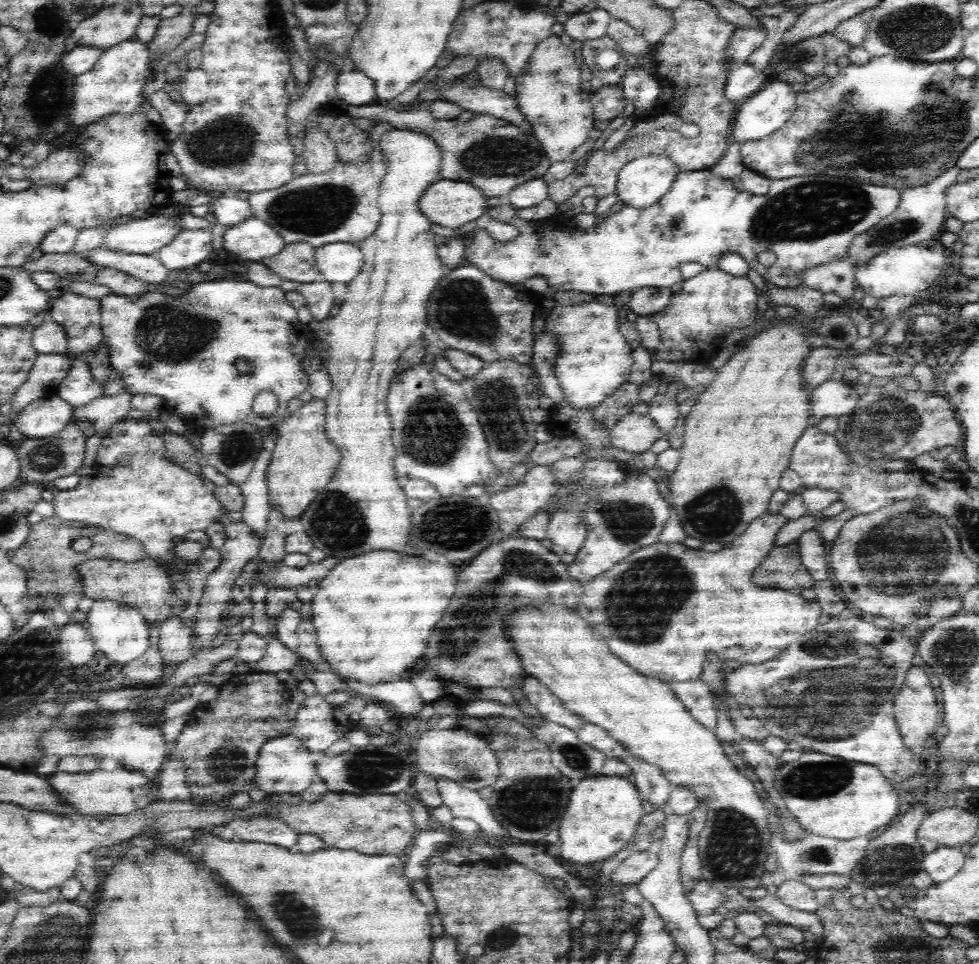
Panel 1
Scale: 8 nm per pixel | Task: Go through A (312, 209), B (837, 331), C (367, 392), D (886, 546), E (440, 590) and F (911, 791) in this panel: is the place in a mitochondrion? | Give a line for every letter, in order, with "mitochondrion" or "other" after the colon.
A: mitochondrion
B: mitochondrion
C: other
D: mitochondrion
E: other
F: other

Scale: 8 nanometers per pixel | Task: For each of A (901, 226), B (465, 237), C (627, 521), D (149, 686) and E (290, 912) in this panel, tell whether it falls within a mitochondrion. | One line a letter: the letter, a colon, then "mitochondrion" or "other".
A: mitochondrion
B: other
C: mitochondrion
D: other
E: mitochondrion

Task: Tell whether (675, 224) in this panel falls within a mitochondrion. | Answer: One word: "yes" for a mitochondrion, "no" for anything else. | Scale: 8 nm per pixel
no

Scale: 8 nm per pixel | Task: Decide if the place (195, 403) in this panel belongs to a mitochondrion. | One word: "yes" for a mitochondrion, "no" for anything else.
no

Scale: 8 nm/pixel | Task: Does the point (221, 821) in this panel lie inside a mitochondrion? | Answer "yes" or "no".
no

